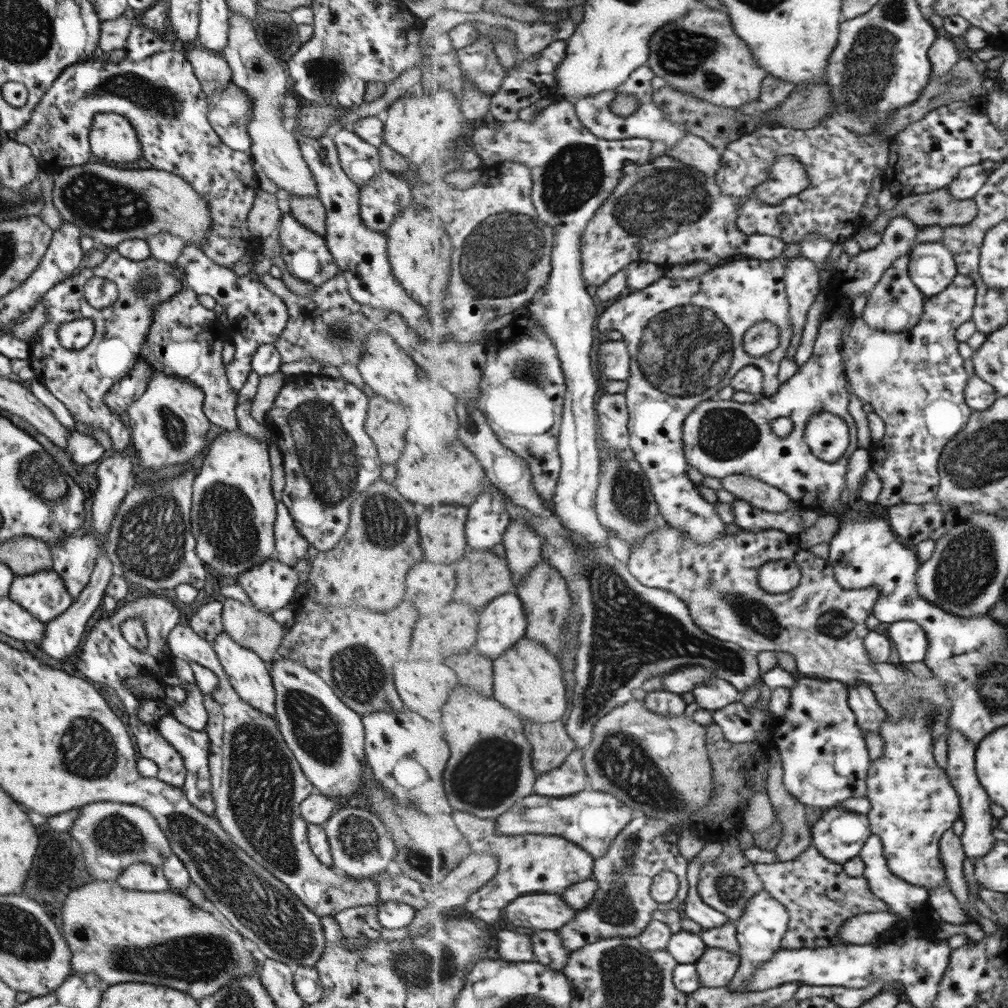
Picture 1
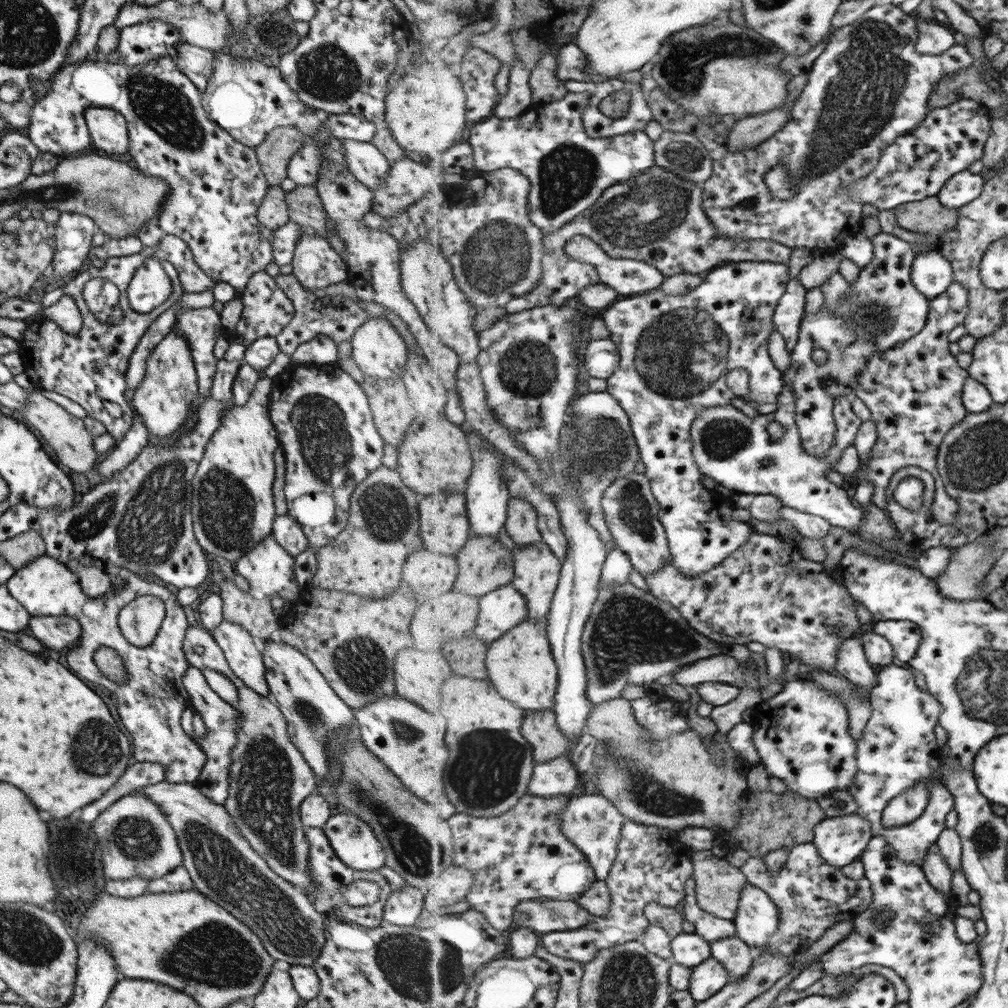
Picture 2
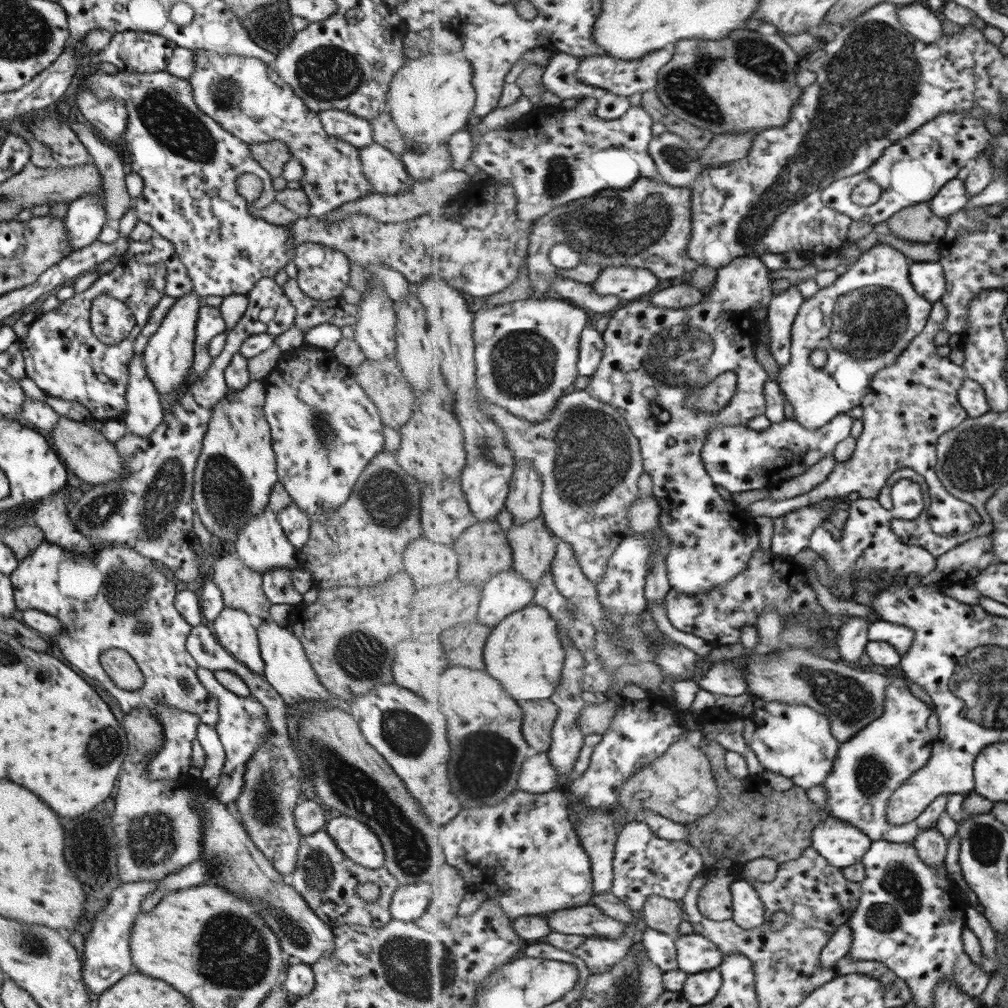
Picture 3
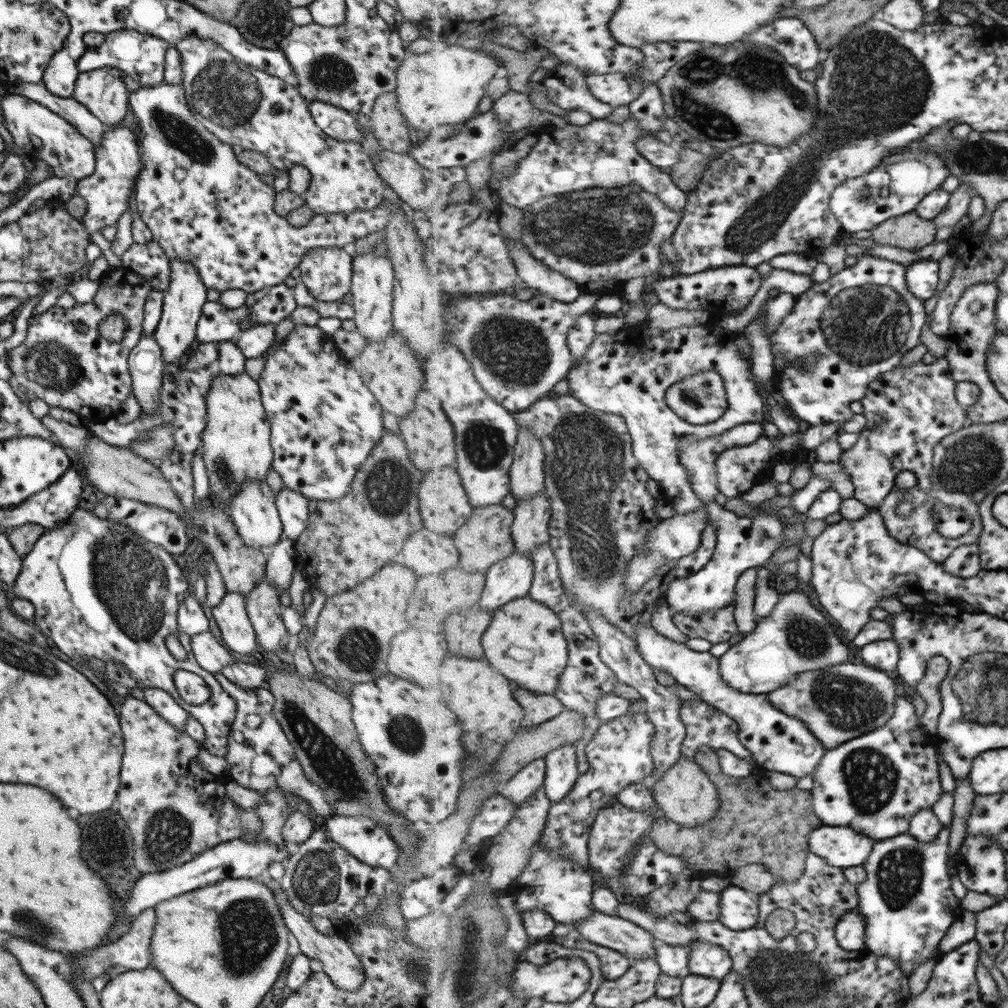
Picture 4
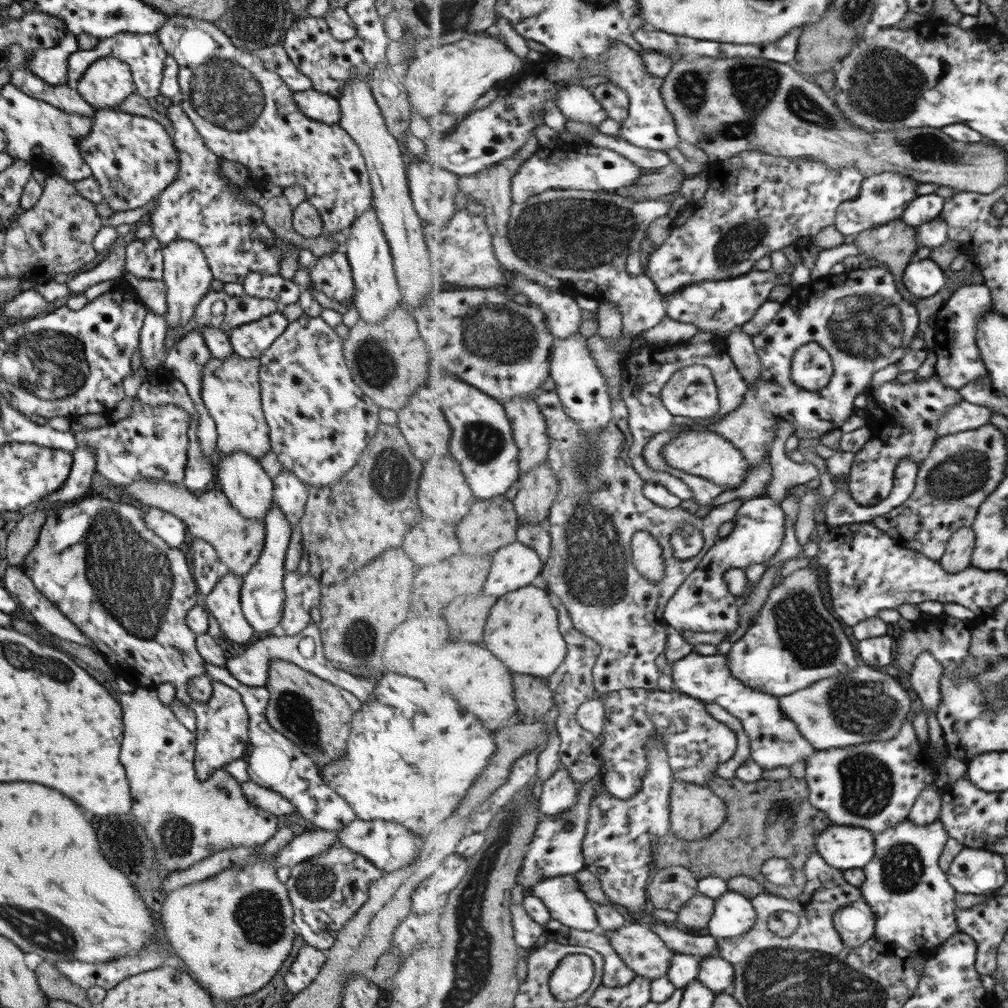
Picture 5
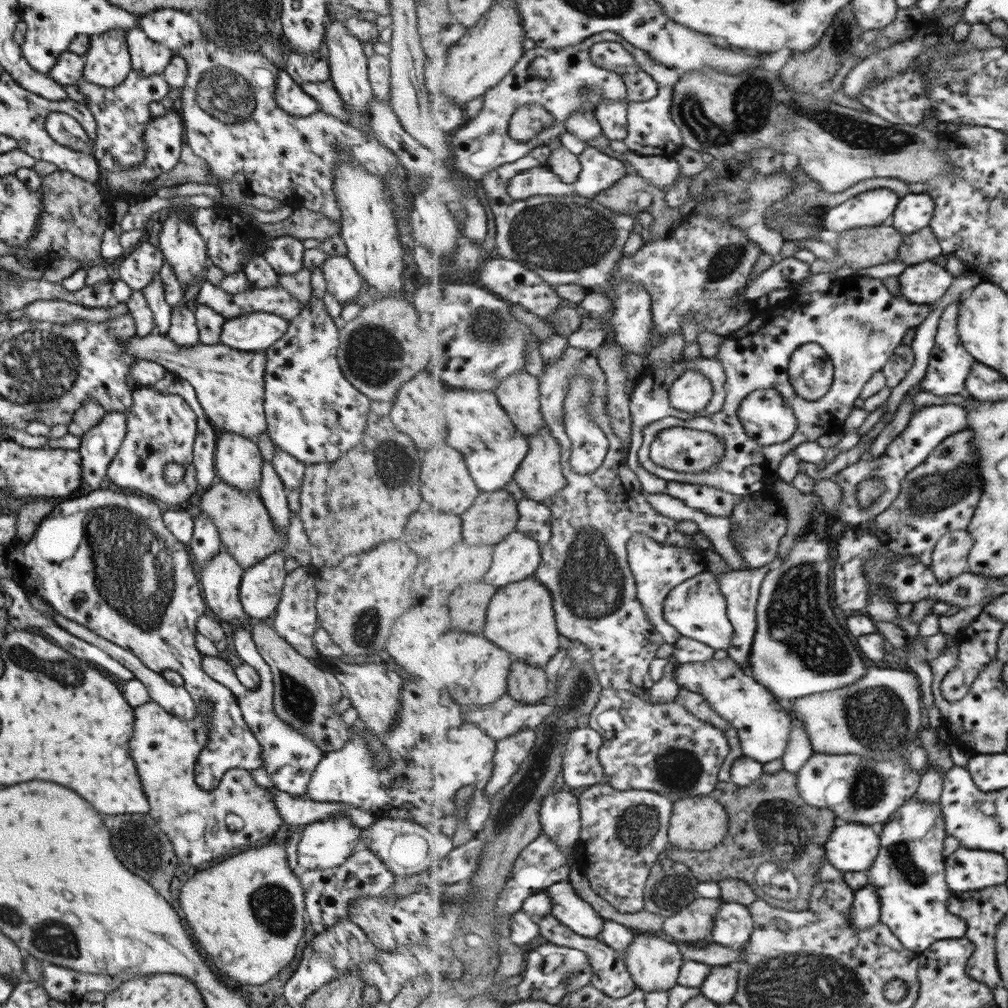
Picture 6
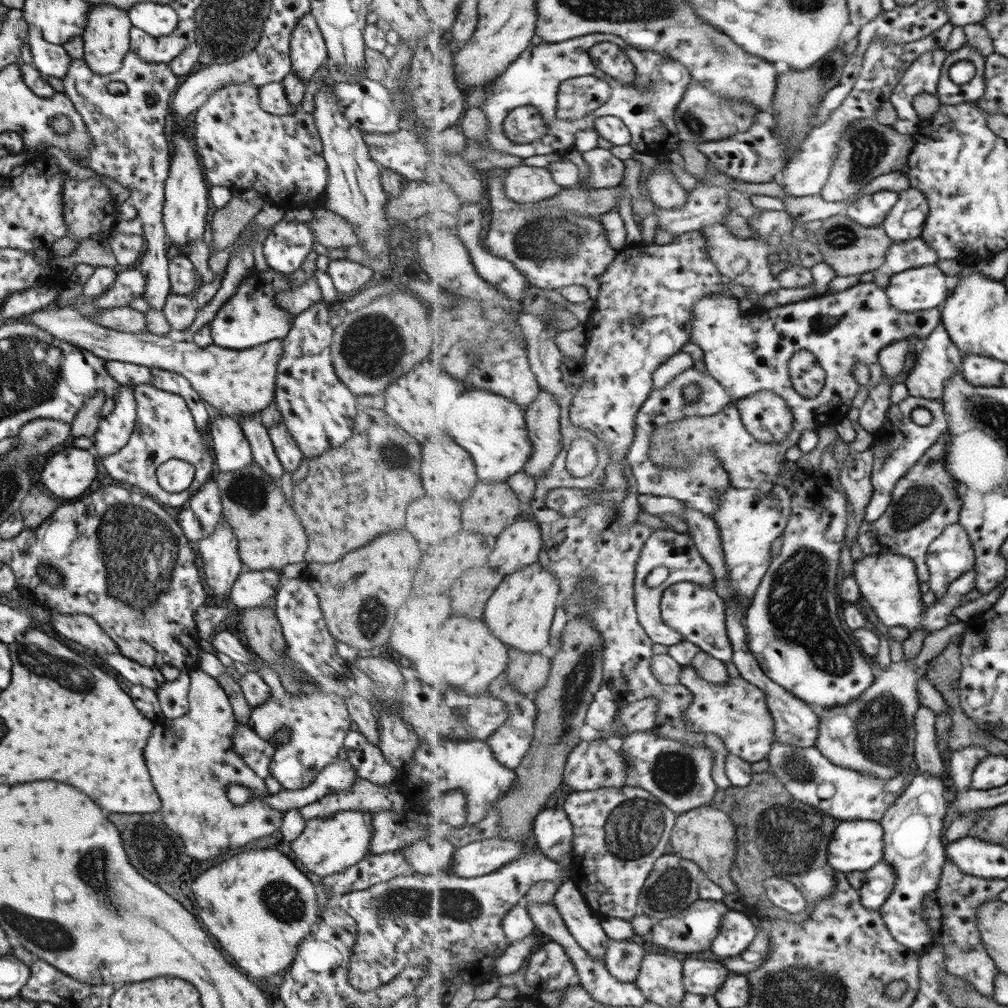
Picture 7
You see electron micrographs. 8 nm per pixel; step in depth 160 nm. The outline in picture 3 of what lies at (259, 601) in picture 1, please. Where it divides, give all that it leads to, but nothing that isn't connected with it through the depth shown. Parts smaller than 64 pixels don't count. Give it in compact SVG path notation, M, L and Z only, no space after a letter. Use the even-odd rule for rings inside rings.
M268 507L247 519L236 532L236 539L232 548L233 552L242 560L247 568L263 574L267 569L288 568L293 570L296 566L296 549L289 544L287 537L279 526L276 514Z

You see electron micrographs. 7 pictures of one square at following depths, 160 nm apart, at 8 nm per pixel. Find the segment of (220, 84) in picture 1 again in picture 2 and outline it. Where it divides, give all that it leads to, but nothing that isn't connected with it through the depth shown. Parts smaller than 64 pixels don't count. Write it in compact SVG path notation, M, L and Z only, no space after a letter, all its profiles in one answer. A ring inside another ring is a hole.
M181 43L173 57L179 72L182 72L197 88L202 91L211 76L214 53L204 48Z

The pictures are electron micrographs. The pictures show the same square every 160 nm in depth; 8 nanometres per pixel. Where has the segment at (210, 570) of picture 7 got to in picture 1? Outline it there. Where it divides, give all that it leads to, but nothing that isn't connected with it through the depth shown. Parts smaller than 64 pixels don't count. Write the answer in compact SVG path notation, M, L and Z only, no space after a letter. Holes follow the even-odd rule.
M221 631L211 642L212 649L228 676L231 686L242 701L250 704L256 711L269 715L275 722L274 688L266 664L251 649L239 646L225 631Z

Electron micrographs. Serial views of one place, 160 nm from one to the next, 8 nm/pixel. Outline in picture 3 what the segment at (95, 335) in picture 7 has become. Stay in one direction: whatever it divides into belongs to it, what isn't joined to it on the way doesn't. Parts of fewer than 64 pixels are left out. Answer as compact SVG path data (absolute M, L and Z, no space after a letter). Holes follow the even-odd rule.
M250 381L239 390L228 390L225 398L211 408L211 416L202 438L202 447L192 477L193 510L209 534L217 536L223 547L231 549L240 526L264 509L268 504L271 487L278 483L270 428L263 415L264 398L264 382Z

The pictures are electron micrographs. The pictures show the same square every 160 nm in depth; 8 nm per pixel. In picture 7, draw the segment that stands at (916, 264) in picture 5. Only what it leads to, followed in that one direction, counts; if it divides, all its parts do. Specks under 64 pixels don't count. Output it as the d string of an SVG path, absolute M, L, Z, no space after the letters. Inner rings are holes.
M929 264L894 274L886 293L899 312L917 312L940 308L951 292L947 288L947 274Z

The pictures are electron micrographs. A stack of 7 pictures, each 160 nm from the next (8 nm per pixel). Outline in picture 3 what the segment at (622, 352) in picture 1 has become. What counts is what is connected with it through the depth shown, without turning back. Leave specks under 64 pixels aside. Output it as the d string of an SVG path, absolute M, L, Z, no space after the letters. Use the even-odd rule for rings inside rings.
M593 322L586 324L580 342L579 375L591 377L597 374L605 352L604 334L597 331Z

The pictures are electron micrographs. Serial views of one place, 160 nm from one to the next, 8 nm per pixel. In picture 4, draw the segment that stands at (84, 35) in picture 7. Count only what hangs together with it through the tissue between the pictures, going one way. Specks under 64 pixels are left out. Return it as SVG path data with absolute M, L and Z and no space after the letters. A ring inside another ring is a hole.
M111 67L80 72L71 97L105 126L119 123L127 114L129 96L122 75L123 71Z

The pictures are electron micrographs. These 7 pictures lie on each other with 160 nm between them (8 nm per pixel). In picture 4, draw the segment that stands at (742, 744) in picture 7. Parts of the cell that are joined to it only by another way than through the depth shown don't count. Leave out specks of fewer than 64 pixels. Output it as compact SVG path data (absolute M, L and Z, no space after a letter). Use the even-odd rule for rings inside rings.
M651 624L638 626L638 646L642 657L655 672L670 674L676 683L698 694L727 716L740 723L739 738L752 752L757 766L765 771L783 772L798 779L812 775L827 752L811 729L790 713L781 712L766 694L744 693L733 688L720 671L720 658L711 652L696 652L689 646L659 634Z

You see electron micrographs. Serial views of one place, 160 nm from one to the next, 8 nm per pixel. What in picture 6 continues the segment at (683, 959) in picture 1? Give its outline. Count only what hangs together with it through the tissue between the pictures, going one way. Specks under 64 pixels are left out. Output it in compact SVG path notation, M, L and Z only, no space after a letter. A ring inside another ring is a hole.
M717 966L700 987L702 994L717 1004L731 1004L738 994L739 971L731 966Z

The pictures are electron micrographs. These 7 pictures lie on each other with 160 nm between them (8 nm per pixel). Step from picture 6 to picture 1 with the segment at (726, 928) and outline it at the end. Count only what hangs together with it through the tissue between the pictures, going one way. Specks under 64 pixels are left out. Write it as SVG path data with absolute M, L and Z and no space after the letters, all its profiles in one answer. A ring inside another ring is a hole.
M763 890L749 900L742 918L735 922L738 930L738 941L740 942L741 965L738 974L729 984L731 990L743 990L745 992L754 972L759 970L759 966L769 962L773 956L777 956L777 952L782 949L782 940L789 928L787 926L789 920L791 918L789 918L787 908L781 902L777 902L777 899L768 891Z

